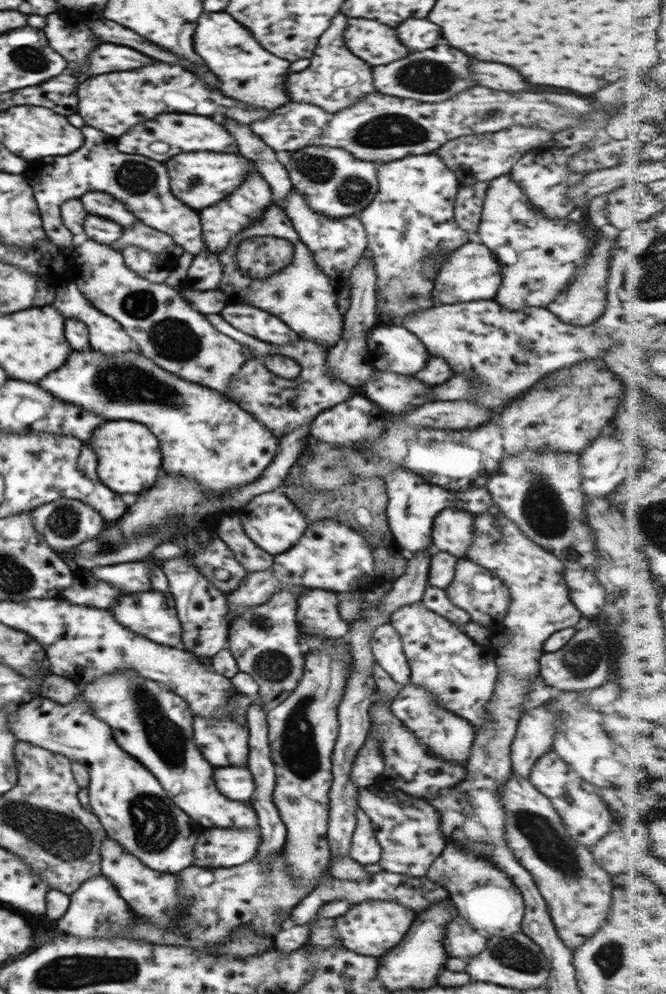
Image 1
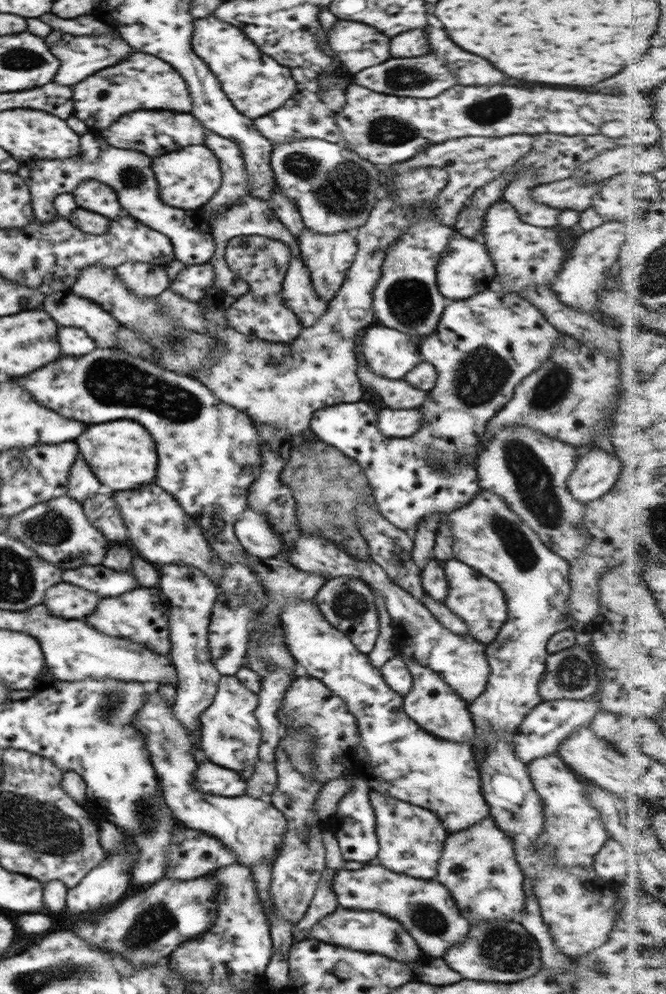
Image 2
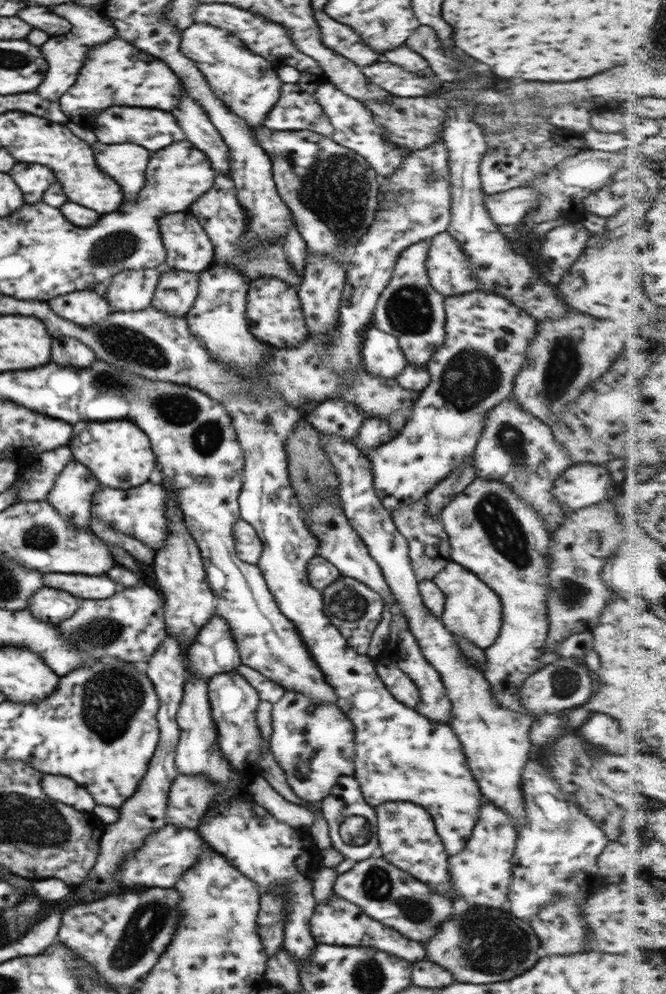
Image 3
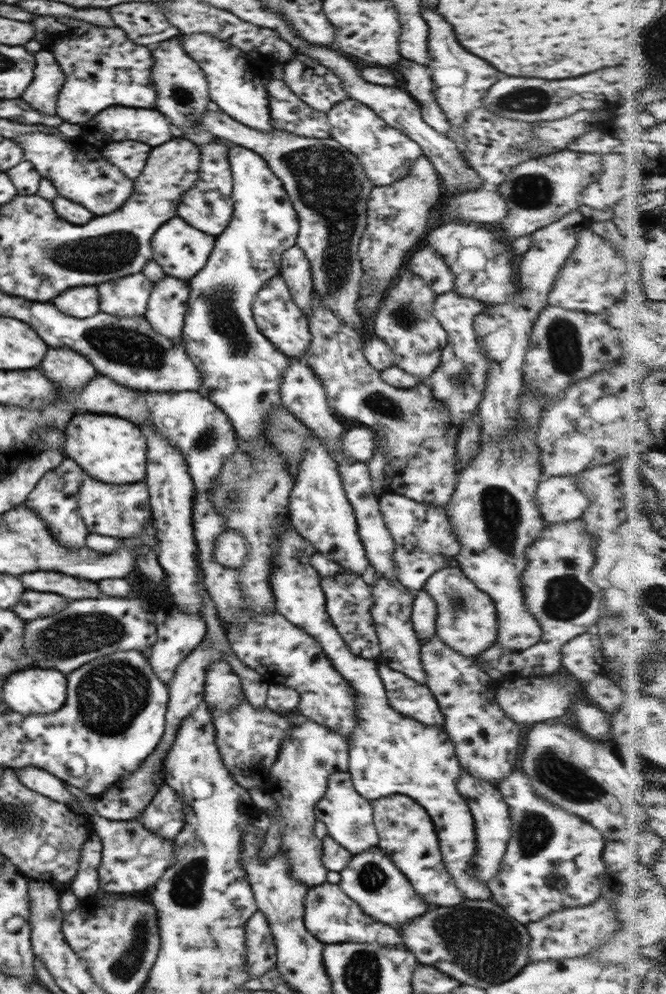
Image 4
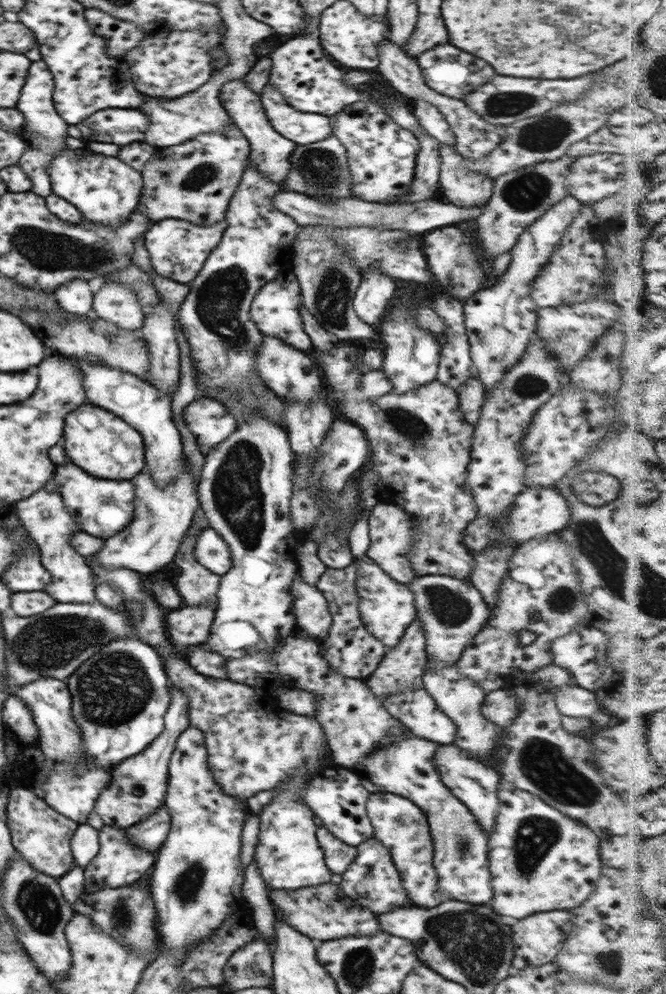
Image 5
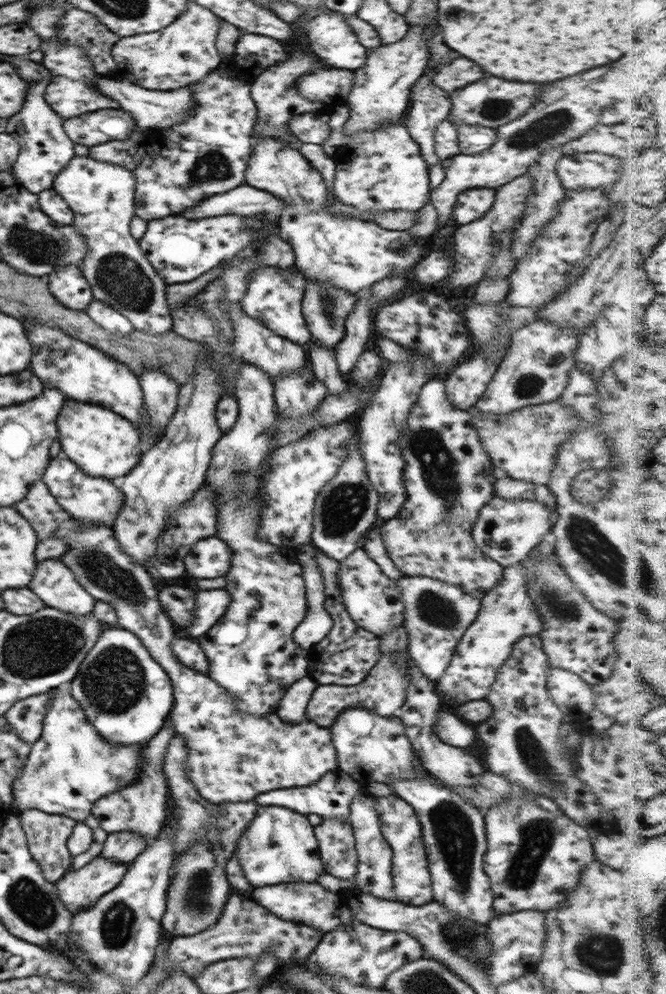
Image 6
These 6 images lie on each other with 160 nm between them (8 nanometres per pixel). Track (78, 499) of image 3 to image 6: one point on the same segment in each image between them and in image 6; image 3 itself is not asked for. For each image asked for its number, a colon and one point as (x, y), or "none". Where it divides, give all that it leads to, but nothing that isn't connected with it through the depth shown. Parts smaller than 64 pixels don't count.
4: (55, 496)
5: (44, 515)
6: (54, 583)

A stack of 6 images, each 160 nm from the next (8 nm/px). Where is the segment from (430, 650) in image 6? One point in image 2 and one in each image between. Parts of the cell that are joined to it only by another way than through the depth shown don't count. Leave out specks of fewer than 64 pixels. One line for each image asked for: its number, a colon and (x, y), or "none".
2: (478, 601)
3: (473, 611)
4: (467, 622)
5: (451, 611)

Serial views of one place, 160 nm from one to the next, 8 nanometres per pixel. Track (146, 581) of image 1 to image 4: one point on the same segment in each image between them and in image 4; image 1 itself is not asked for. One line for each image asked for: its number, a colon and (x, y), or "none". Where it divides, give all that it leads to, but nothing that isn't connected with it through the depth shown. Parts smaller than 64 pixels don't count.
2: (105, 582)
3: (82, 587)
4: (71, 587)

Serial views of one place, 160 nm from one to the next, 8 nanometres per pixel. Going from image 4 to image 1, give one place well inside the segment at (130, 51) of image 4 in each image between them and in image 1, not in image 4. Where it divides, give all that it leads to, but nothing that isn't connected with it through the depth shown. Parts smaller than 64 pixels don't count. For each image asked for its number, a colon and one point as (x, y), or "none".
1: (111, 103)
2: (141, 81)
3: (115, 73)

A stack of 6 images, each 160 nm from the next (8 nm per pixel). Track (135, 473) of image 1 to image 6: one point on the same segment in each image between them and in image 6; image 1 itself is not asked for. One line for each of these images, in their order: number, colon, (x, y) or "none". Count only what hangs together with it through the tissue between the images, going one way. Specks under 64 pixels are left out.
2: (122, 454)
3: (118, 454)
4: (113, 451)
5: (107, 447)
6: (102, 443)

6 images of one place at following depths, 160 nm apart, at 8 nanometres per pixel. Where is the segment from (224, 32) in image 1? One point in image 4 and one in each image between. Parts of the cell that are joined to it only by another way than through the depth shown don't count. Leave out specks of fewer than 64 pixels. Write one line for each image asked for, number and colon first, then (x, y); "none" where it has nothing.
2: (257, 84)
3: (248, 84)
4: (235, 86)

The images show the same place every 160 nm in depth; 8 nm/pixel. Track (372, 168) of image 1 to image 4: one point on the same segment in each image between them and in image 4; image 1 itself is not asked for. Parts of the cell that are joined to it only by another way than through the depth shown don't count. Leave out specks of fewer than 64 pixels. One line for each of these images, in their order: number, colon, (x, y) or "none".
2: (334, 189)
3: (333, 192)
4: (325, 182)

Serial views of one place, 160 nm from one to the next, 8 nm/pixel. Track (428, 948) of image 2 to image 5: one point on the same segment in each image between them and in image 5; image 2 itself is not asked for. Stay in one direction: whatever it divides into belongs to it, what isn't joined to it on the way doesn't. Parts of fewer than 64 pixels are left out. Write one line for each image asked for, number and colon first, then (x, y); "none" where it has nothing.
3: (394, 897)
4: (371, 879)
5: (372, 879)

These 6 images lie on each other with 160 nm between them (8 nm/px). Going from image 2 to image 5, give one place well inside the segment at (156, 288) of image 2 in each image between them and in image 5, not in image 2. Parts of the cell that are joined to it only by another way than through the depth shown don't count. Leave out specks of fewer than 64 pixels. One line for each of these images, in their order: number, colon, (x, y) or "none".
3: (127, 291)
4: (127, 296)
5: (114, 302)

